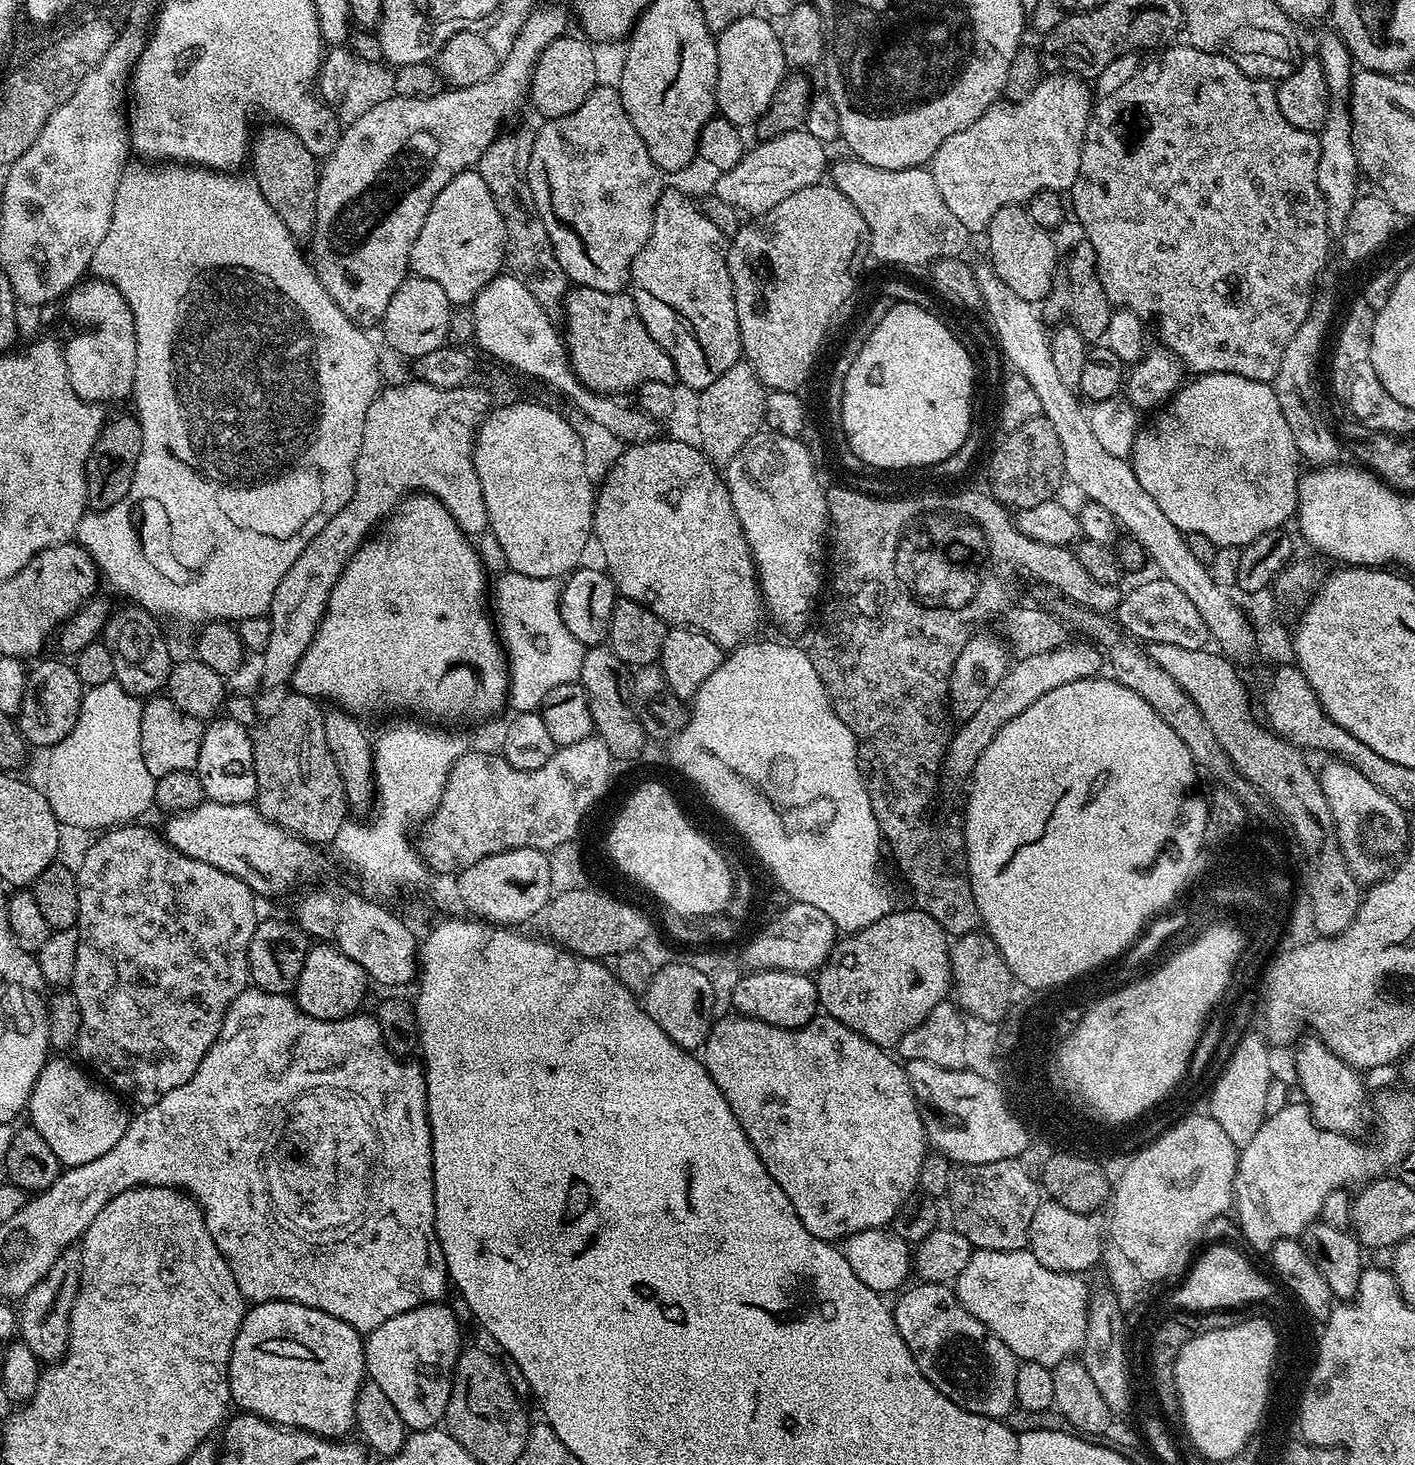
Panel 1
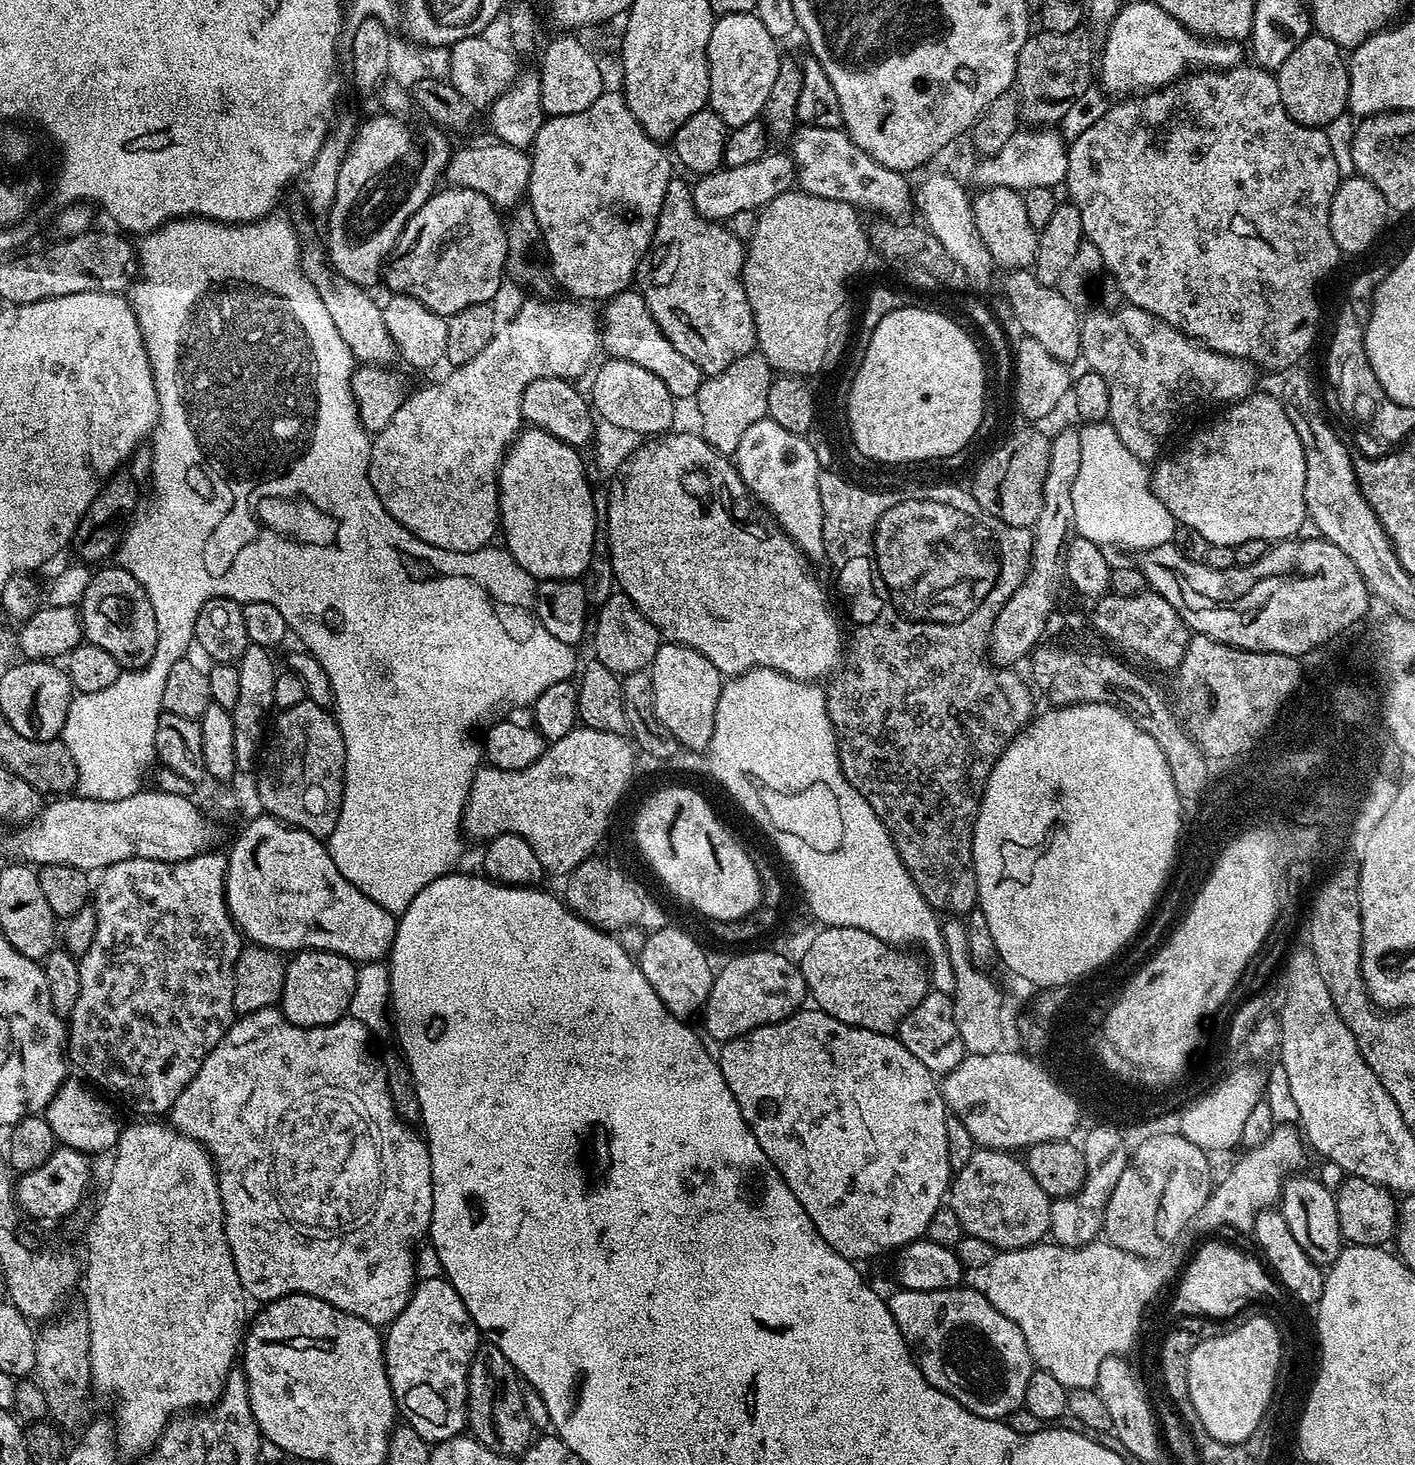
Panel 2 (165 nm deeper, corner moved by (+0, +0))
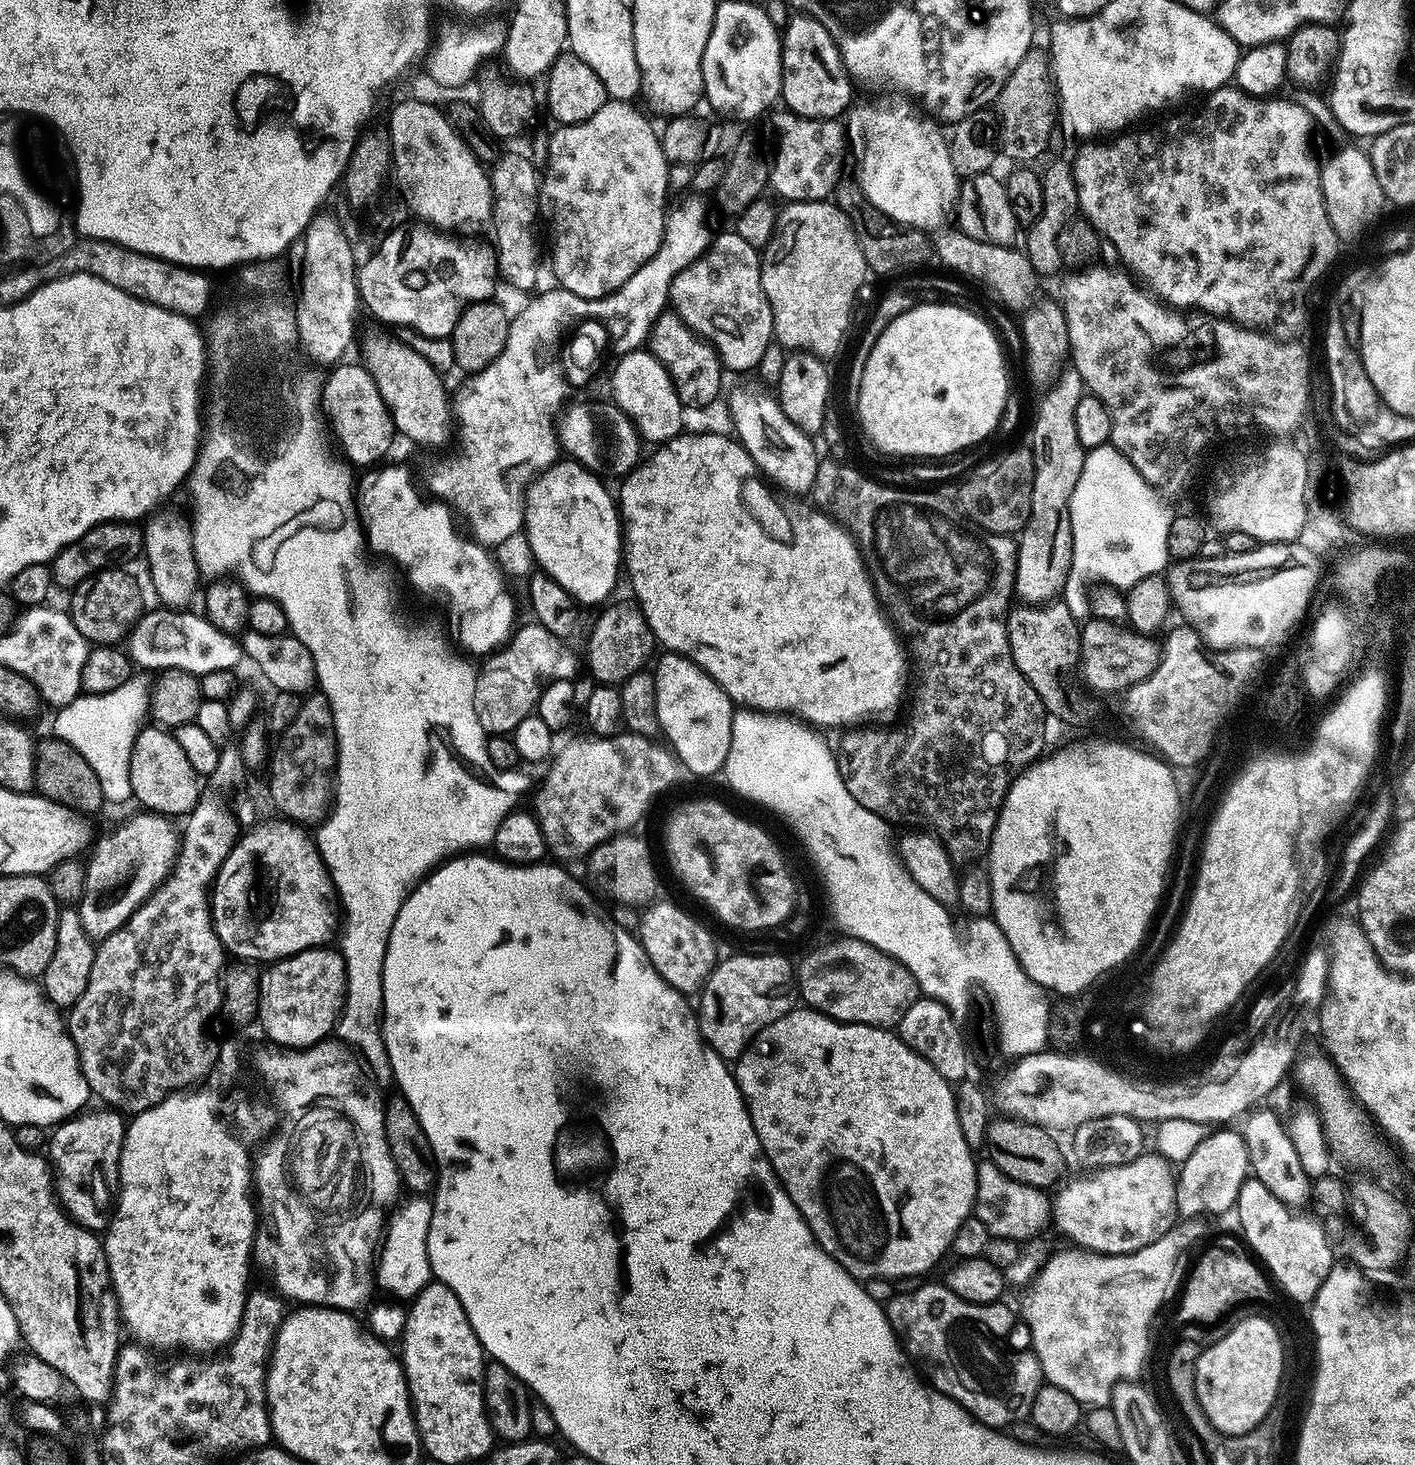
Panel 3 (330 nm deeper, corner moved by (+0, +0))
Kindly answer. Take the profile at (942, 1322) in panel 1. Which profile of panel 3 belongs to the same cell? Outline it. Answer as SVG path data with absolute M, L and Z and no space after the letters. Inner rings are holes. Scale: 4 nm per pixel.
M936 1282L924 1284L913 1292L904 1292L892 1301L887 1301L886 1311L904 1351L915 1361L928 1383L951 1400L958 1401L970 1415L987 1428L1007 1429L1031 1413L1034 1394L1038 1394L1044 1380L1044 1371L1040 1368L1035 1352L1015 1352L1008 1345L1012 1323L1015 1320L1017 1323L1018 1316L1013 1309L1012 1313L1004 1302L971 1304L958 1298L958 1294L951 1292L942 1282Z

